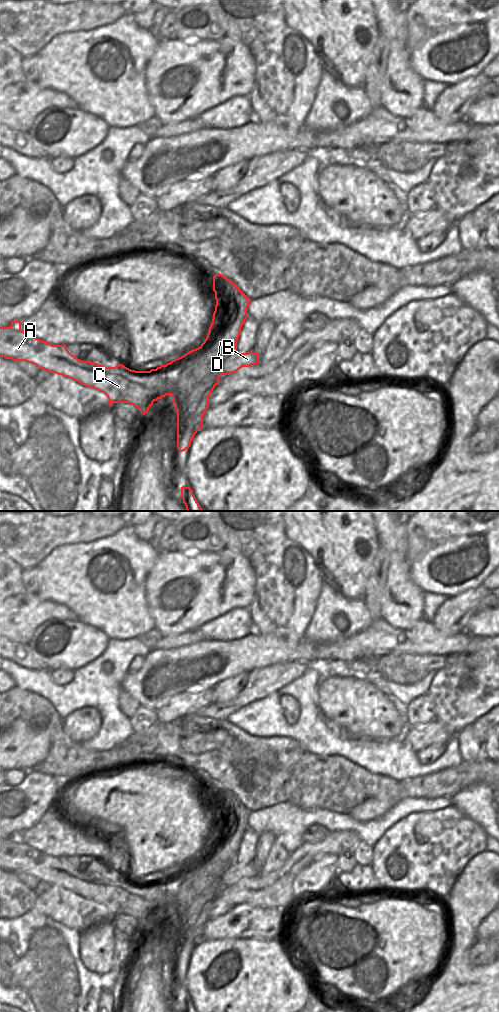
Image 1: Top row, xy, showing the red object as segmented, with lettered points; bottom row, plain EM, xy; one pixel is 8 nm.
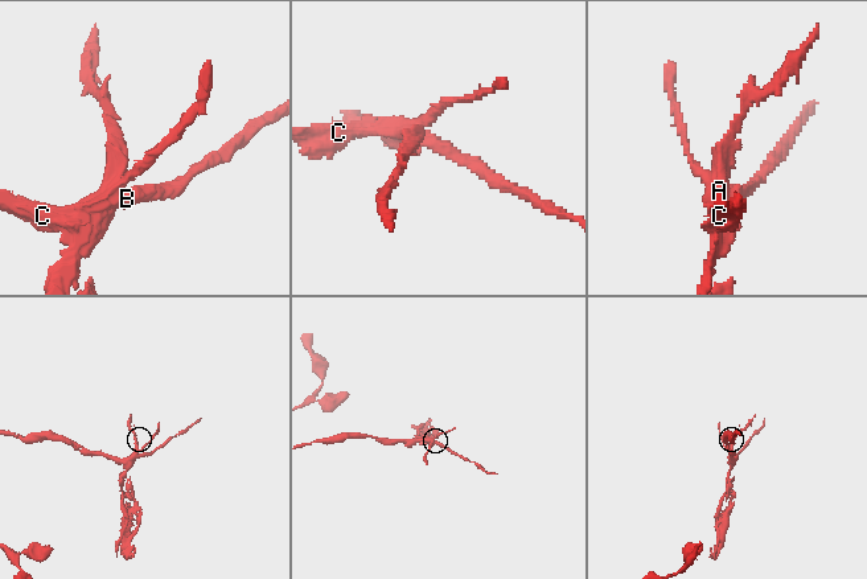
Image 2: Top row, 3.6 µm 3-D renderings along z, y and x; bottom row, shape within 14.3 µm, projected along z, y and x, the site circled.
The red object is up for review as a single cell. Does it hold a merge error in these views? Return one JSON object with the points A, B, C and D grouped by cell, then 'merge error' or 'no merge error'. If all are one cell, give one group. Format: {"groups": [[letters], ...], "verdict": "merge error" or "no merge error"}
{"groups": [["A", "C", "D"], ["B"]], "verdict": "merge error"}

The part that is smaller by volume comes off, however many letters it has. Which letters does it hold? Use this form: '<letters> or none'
B

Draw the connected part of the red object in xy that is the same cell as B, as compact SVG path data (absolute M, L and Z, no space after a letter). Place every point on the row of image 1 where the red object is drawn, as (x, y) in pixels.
M250 351L248 353L232 353L221 366L221 375L231 375L242 367L251 367L259 363L259 354Z

